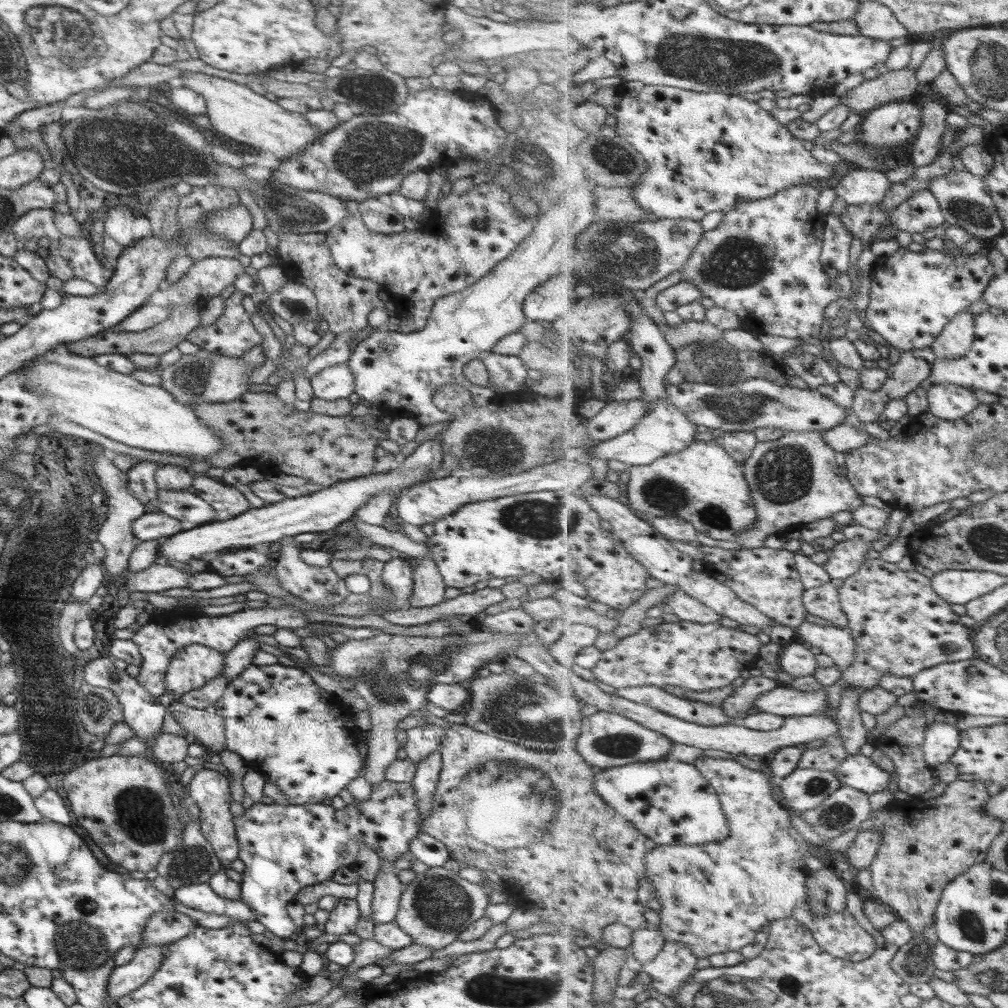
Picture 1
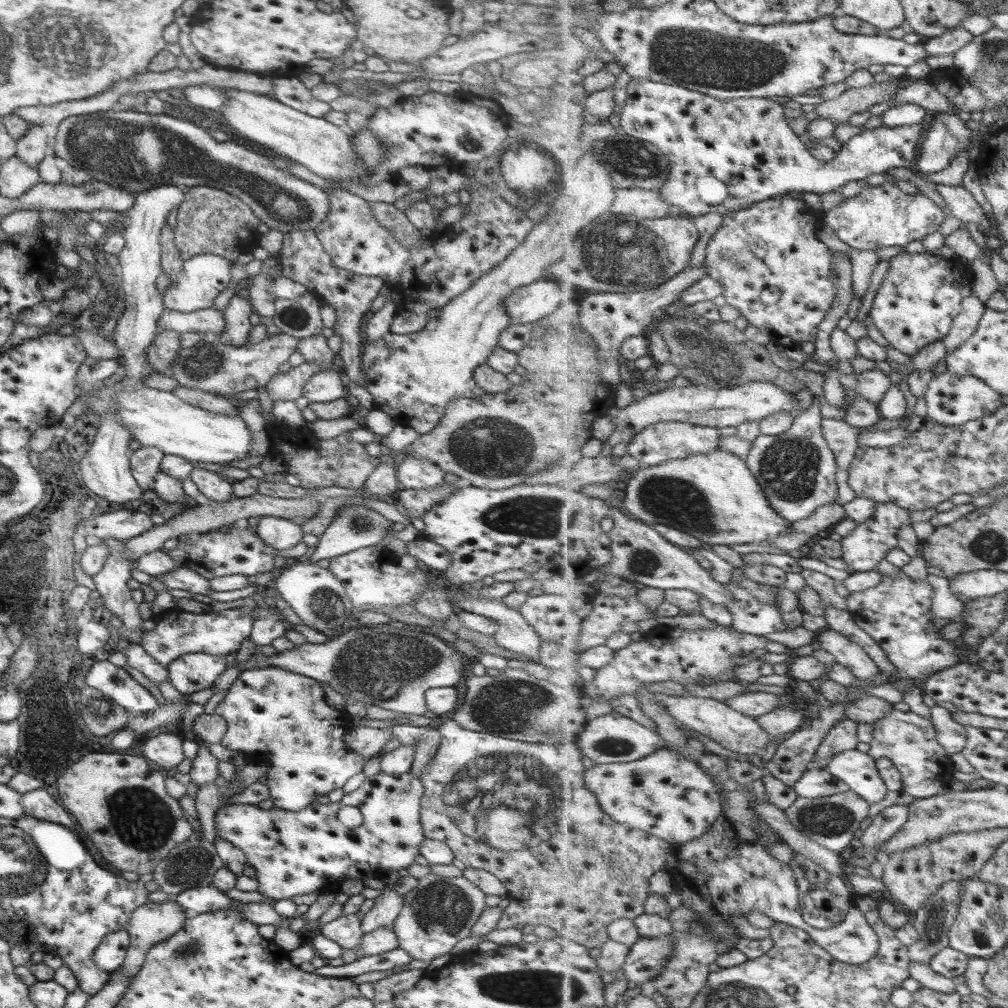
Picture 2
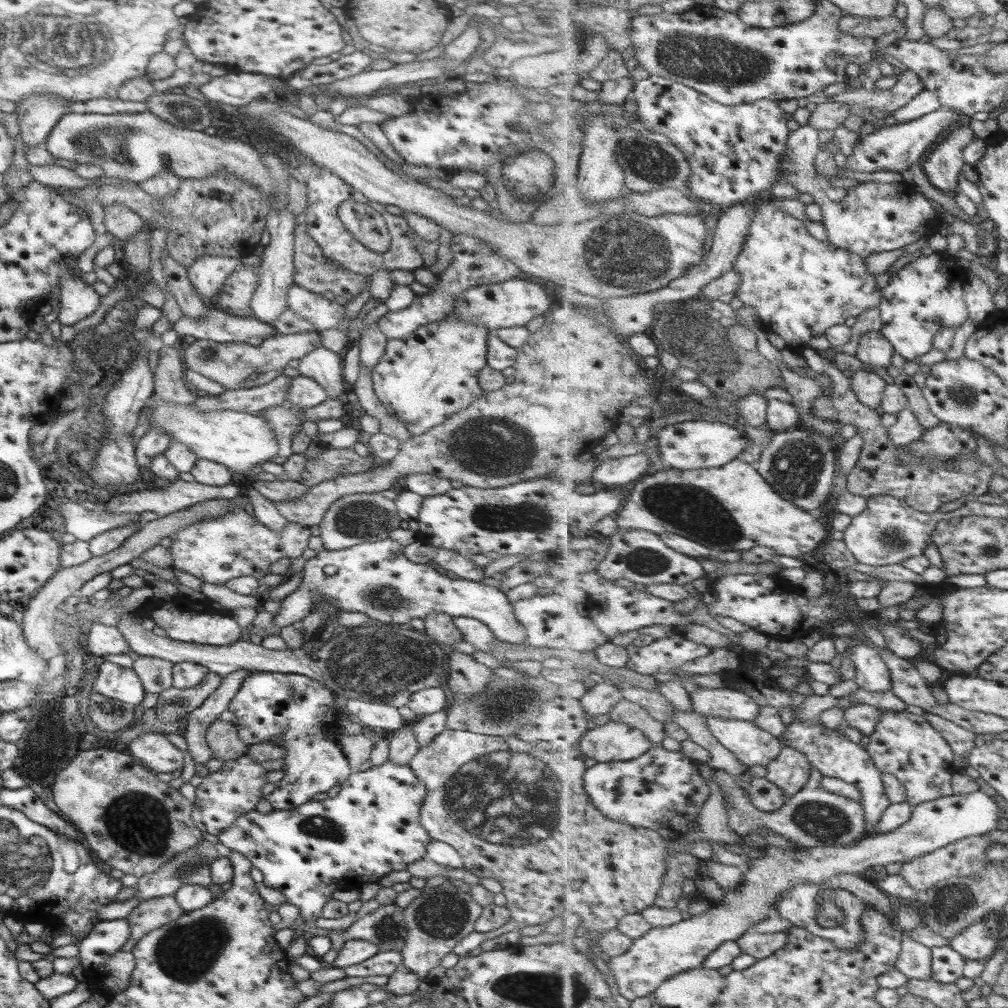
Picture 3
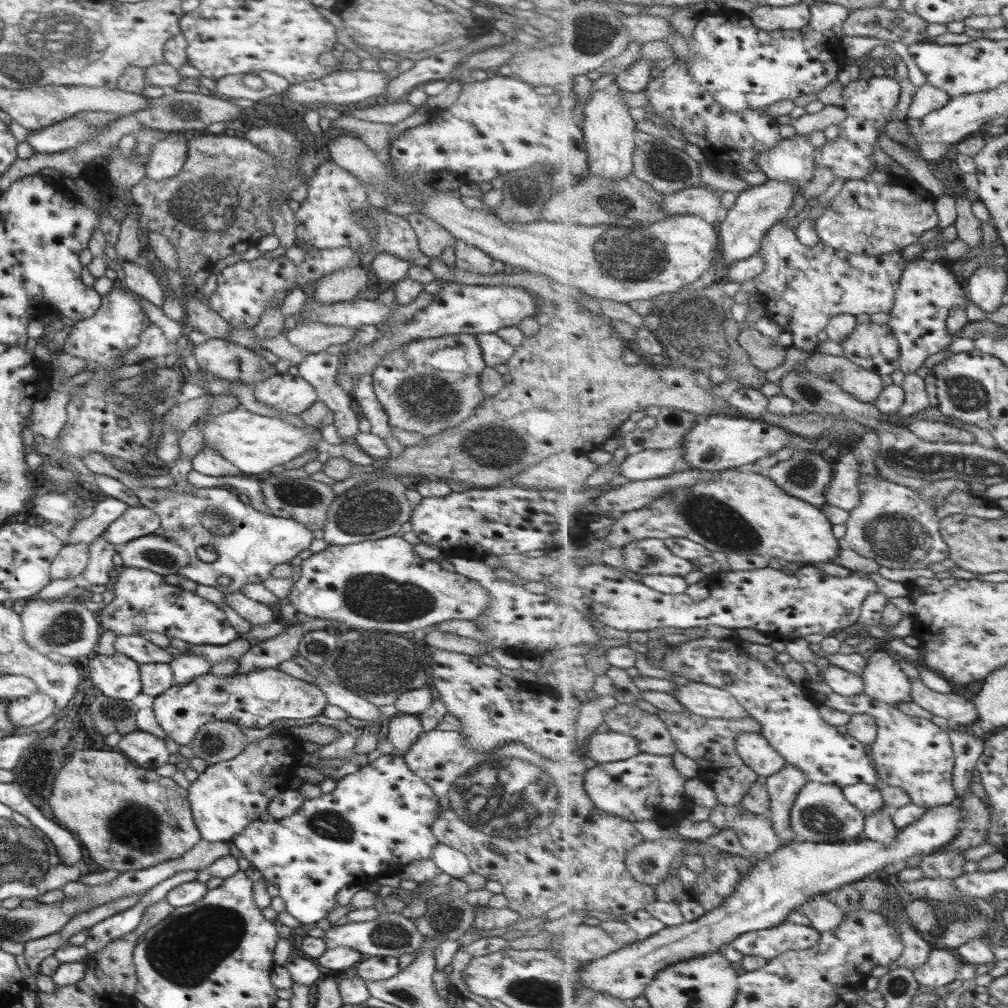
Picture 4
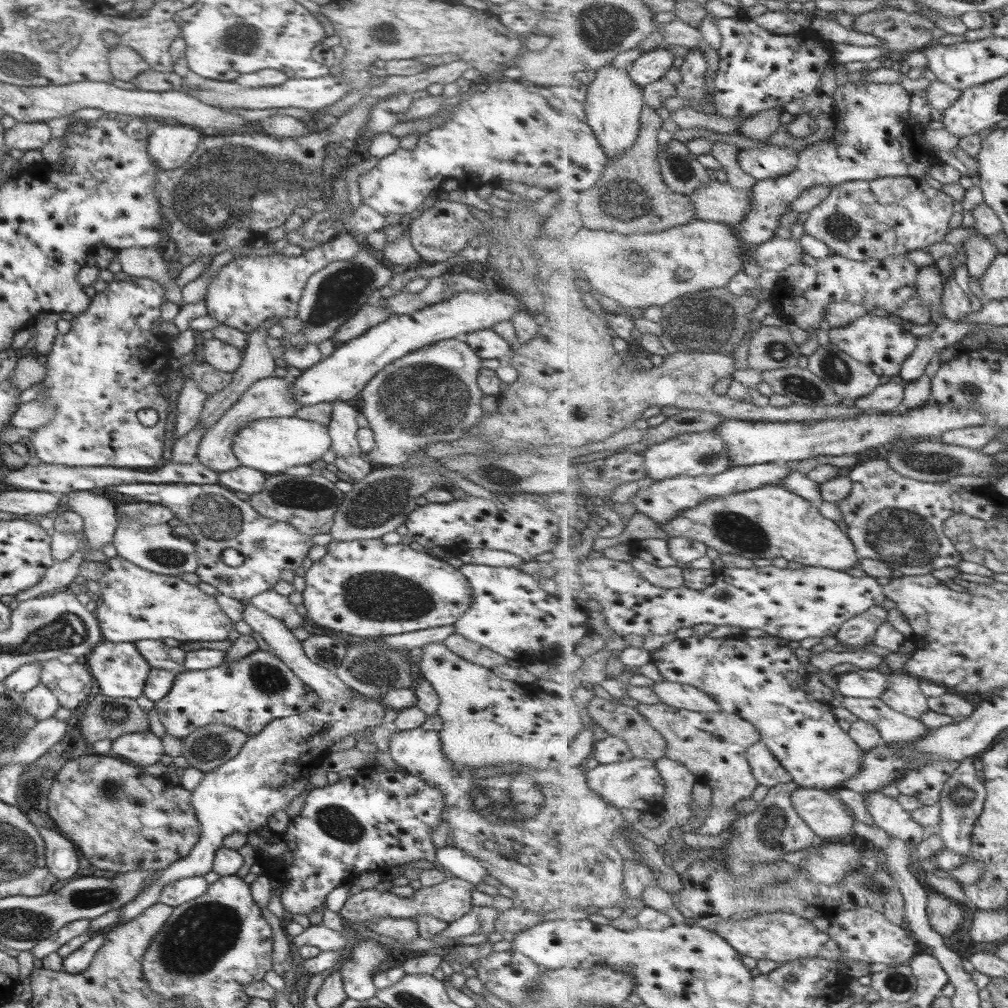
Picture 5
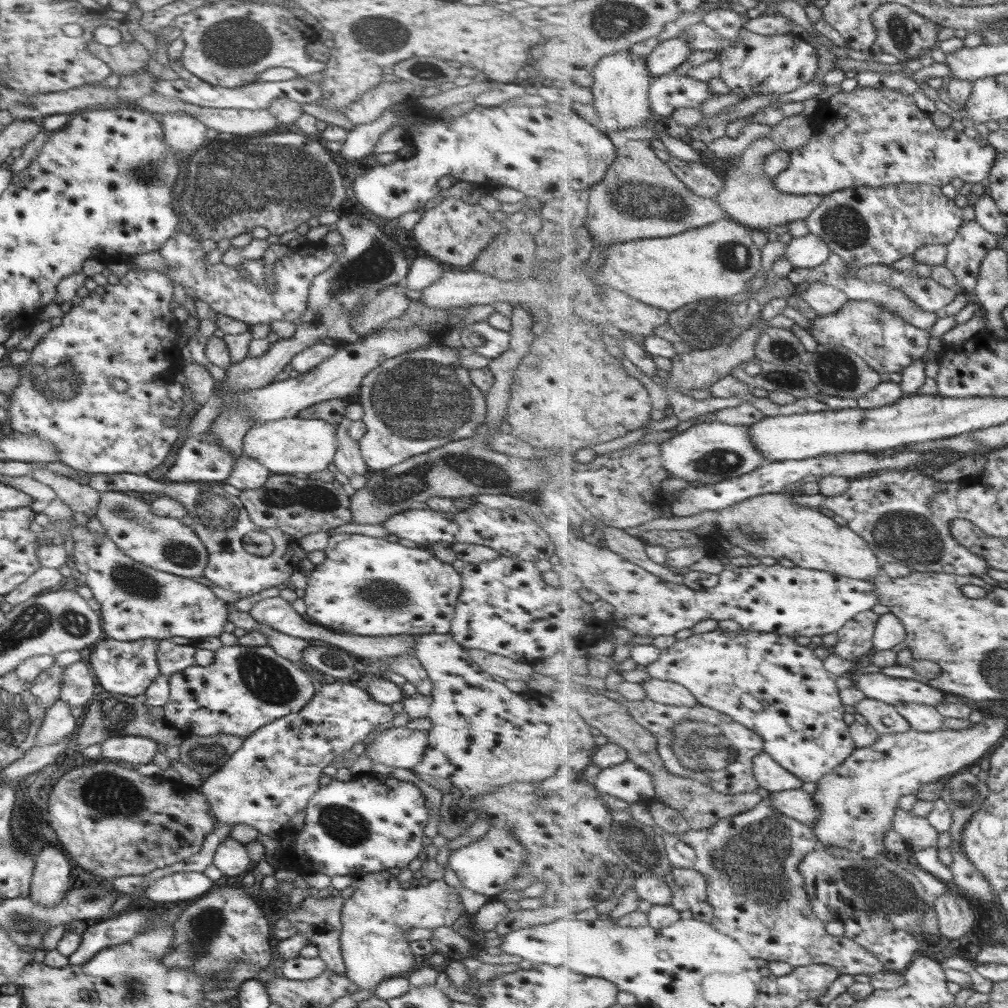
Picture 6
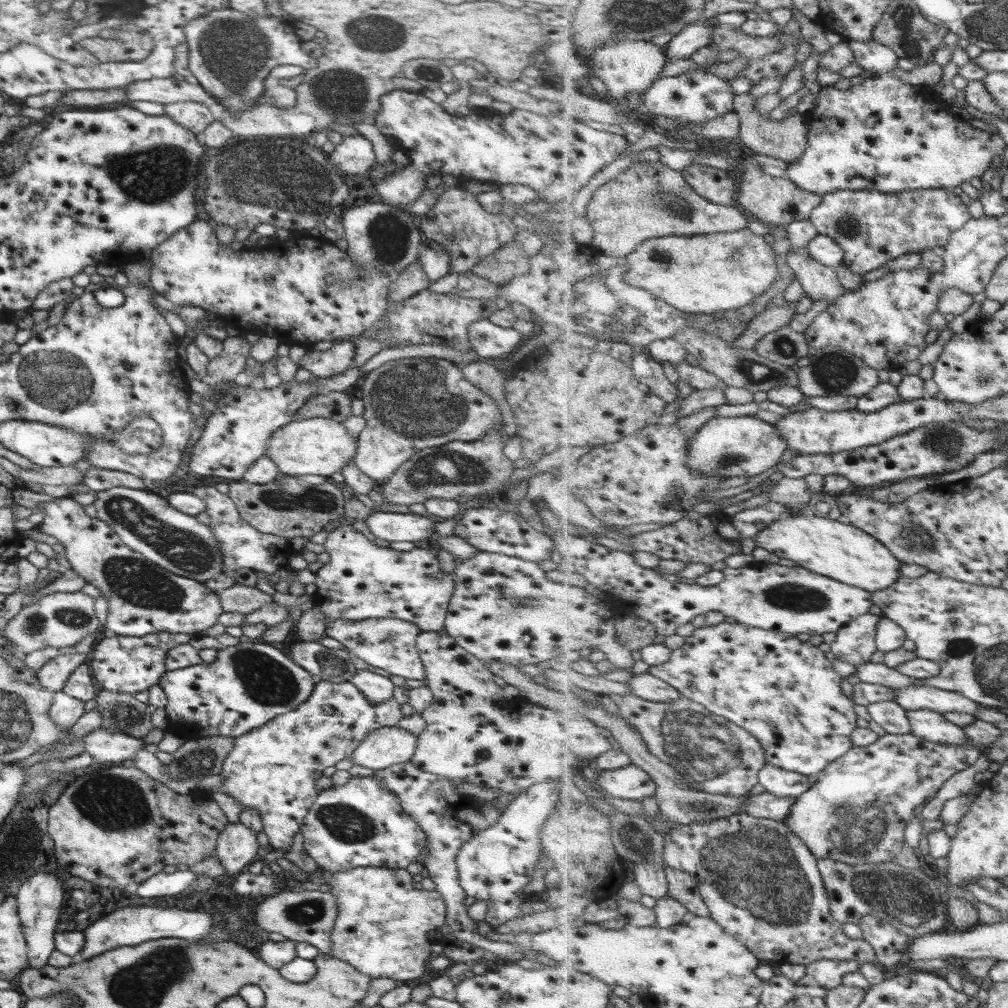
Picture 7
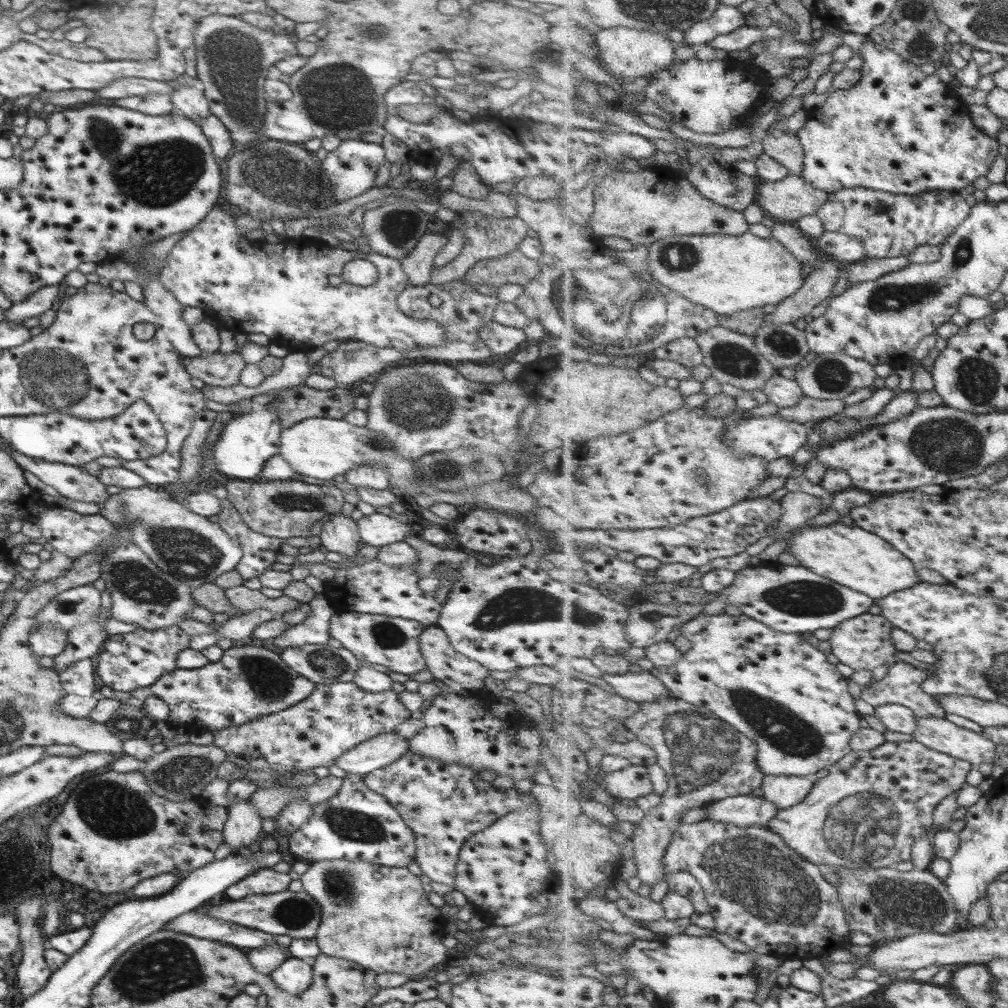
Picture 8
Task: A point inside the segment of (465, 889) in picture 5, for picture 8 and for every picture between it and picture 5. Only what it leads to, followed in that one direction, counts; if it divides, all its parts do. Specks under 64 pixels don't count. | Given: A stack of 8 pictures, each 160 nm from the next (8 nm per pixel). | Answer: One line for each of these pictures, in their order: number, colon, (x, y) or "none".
6: (375, 918)
7: (381, 929)
8: (378, 917)

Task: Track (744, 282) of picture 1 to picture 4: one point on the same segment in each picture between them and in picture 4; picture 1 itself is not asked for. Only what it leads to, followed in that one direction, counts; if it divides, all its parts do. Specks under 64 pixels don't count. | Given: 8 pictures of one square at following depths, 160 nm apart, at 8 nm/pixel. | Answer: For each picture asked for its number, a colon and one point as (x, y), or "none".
2: (773, 244)
3: (801, 286)
4: (804, 287)

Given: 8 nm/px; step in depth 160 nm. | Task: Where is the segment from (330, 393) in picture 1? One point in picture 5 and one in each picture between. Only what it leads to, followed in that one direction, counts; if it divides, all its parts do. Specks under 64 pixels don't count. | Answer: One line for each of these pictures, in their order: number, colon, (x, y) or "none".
2: (322, 387)
3: (302, 392)
4: (290, 394)
5: (268, 397)

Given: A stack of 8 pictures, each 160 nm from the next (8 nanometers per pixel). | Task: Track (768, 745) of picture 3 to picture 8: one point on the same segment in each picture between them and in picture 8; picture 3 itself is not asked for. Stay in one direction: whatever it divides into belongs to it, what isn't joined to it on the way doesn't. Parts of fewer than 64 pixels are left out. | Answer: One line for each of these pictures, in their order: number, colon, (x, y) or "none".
4: (755, 749)
5: (768, 770)
6: (773, 777)
7: (783, 783)
8: (786, 791)

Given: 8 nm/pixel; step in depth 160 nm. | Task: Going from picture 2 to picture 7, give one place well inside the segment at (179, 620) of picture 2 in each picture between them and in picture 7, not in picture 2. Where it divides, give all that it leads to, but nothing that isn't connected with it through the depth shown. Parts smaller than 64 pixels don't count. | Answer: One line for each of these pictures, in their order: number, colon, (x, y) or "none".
3: (181, 625)
4: (141, 600)
5: (134, 604)
6: (136, 601)
7: (142, 598)

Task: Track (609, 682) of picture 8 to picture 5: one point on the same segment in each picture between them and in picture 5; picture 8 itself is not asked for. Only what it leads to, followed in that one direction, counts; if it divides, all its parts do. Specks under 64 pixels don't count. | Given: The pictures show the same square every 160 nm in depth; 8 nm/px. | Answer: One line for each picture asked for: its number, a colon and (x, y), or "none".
5: (684, 696)
6: (662, 691)
7: (645, 685)

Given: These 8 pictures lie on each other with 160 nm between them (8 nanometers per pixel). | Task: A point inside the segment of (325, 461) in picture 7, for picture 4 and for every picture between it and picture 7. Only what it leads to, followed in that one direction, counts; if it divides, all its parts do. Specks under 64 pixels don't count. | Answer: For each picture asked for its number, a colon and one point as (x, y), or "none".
4: (253, 443)
5: (270, 445)
6: (285, 446)

